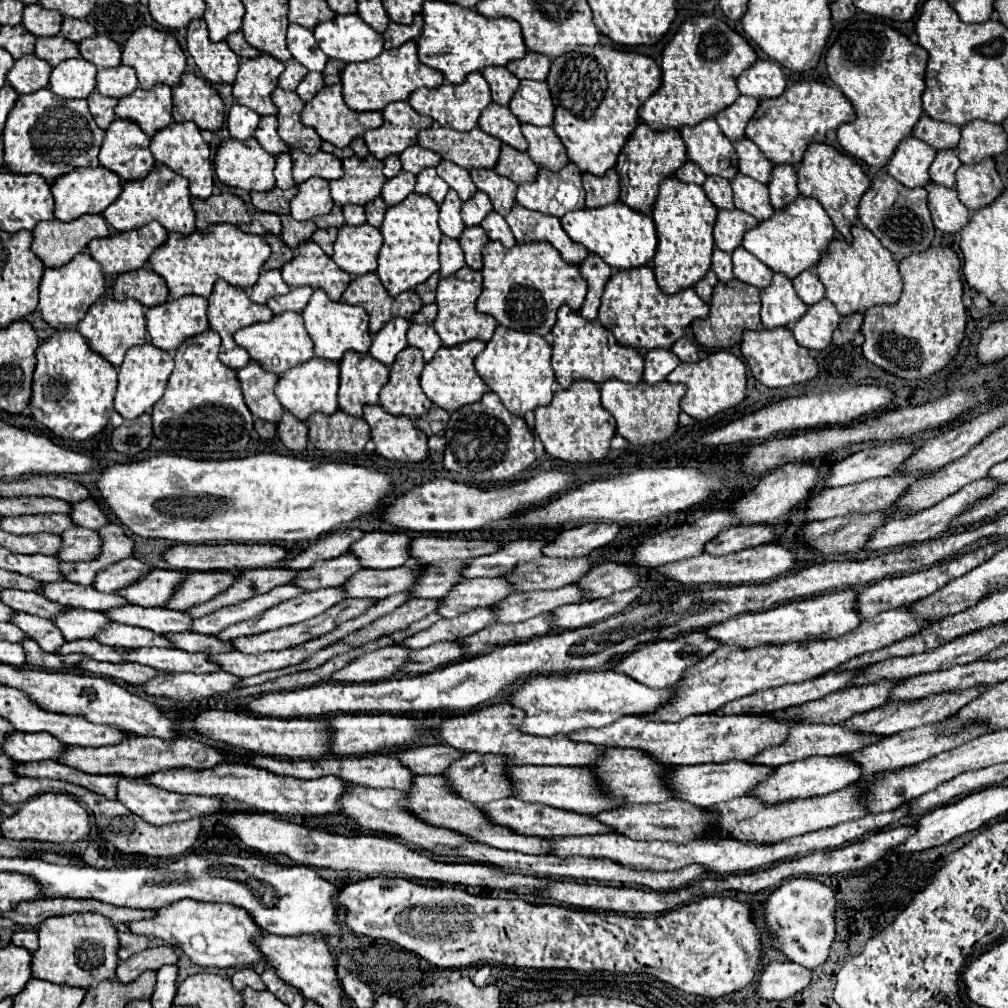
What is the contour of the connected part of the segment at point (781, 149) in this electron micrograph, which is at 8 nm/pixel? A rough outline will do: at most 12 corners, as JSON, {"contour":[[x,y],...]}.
{"contour":[[809,80],[761,100],[745,134],[775,166],[853,122],[841,90]]}

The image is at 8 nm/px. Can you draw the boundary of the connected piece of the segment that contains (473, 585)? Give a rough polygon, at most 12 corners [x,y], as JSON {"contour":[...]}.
{"contour":[[505,578],[463,580],[439,598],[439,614],[491,606],[513,592]]}

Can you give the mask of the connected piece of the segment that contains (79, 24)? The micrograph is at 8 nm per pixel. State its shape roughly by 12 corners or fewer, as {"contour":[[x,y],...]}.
{"contour":[[65,18],[61,34],[79,44],[95,36],[87,20]]}

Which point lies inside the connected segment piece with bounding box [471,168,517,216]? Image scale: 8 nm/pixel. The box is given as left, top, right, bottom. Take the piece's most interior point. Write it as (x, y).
(501, 191)

